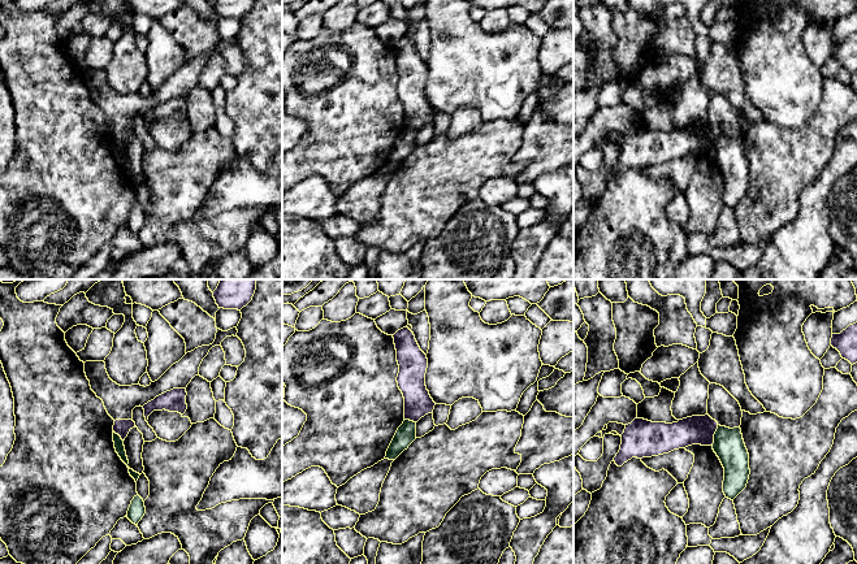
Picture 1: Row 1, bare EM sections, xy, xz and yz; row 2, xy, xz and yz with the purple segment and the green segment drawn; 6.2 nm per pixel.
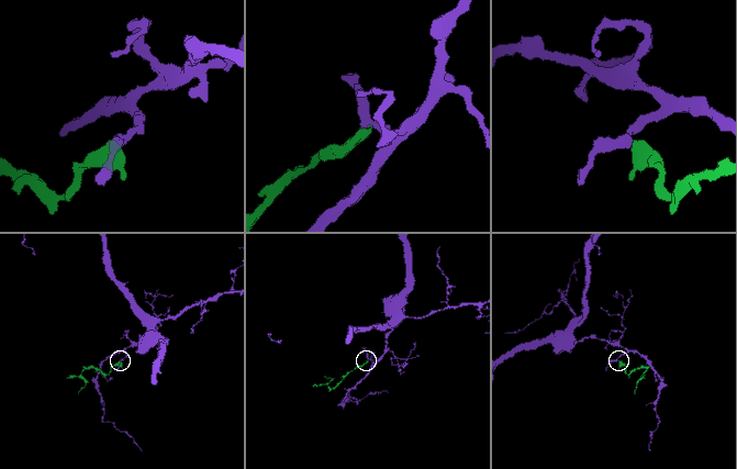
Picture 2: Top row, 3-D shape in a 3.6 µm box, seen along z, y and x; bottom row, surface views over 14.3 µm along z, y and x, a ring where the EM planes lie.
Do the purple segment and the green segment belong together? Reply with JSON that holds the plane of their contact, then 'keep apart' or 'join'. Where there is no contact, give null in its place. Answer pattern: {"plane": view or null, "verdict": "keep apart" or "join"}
{"plane": "yz", "verdict": "keep apart"}

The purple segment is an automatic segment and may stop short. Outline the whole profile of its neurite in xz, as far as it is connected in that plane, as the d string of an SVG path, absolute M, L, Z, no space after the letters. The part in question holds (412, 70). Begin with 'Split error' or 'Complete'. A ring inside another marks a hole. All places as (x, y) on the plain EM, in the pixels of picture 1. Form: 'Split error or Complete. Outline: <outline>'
Complete. Outline: M408 36L398 39L393 47L399 74L397 91L404 107L404 129L417 131L433 122L436 114L425 95L428 68Z

